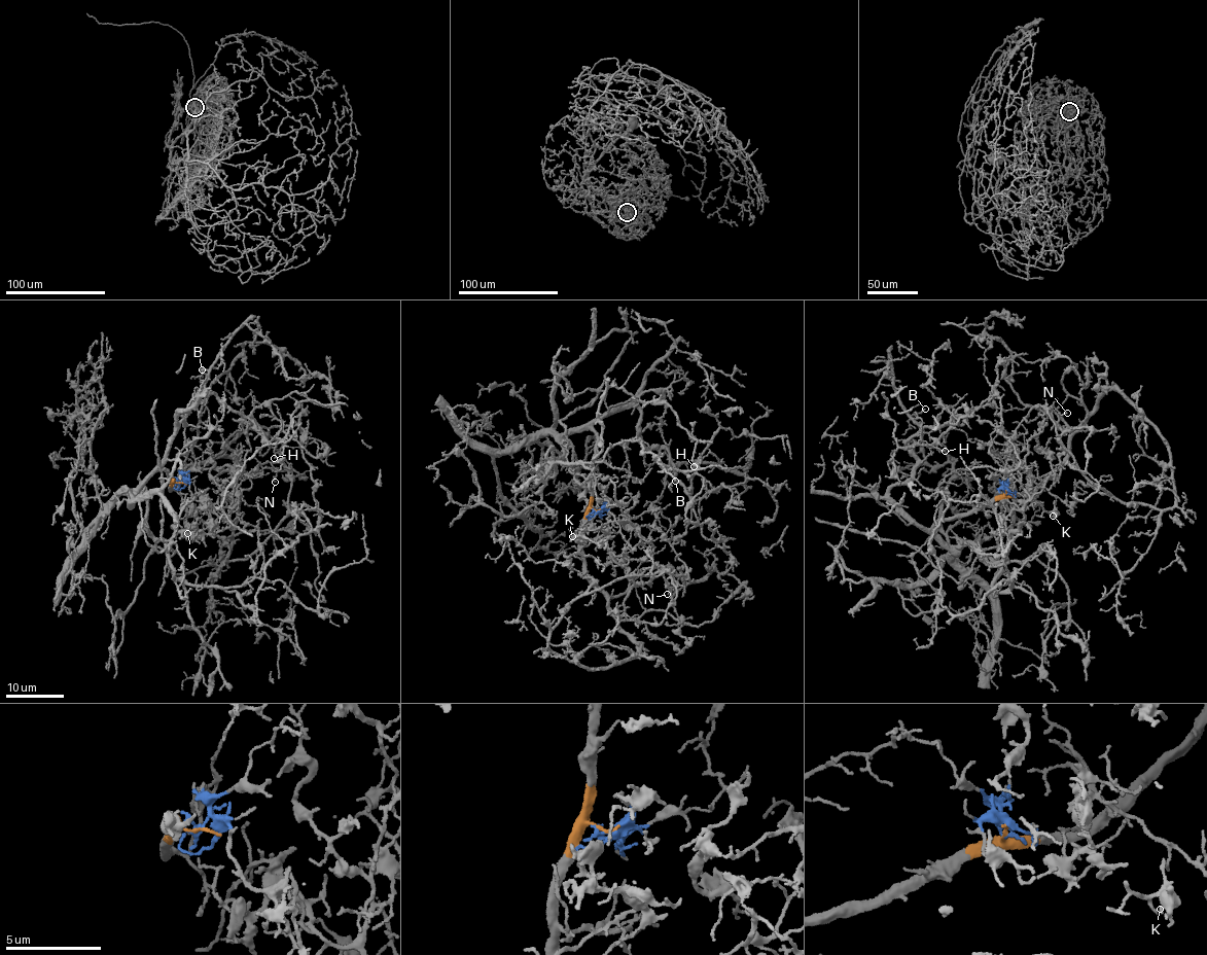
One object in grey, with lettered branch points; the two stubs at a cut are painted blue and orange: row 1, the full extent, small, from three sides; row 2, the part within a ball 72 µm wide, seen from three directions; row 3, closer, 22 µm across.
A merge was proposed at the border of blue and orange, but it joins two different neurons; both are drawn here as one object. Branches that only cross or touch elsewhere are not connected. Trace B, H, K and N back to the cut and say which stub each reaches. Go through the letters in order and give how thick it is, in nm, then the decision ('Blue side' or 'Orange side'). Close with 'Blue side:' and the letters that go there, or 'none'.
B: Thickness 80 nm. Orange side
H: Thickness 140 nm. Orange side
K: Thickness 130 nm. Blue side
N: Thickness 100 nm. Blue side
Blue side: K, N

